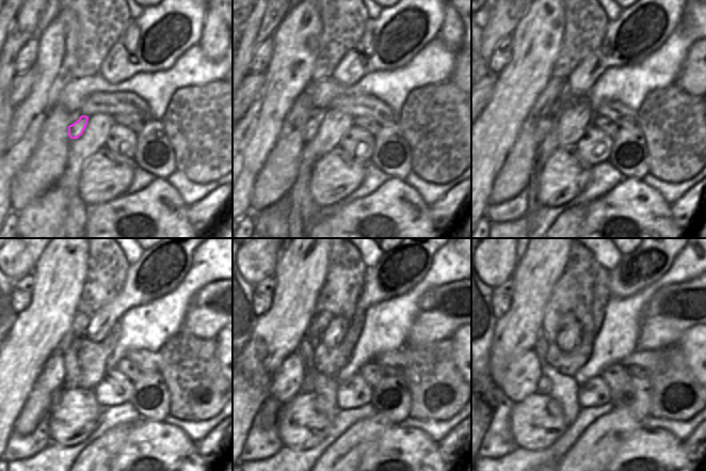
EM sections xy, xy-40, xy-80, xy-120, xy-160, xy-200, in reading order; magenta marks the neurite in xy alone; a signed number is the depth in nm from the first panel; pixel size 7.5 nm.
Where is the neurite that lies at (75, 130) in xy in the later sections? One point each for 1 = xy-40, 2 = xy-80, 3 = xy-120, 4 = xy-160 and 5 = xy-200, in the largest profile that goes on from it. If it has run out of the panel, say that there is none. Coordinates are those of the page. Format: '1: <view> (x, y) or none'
1: xy-40 (313, 125)
2: xy-80 (545, 124)
3: xy-120 (51, 378)
4: xy-160 (286, 382)
5: xy-200 (518, 379)

